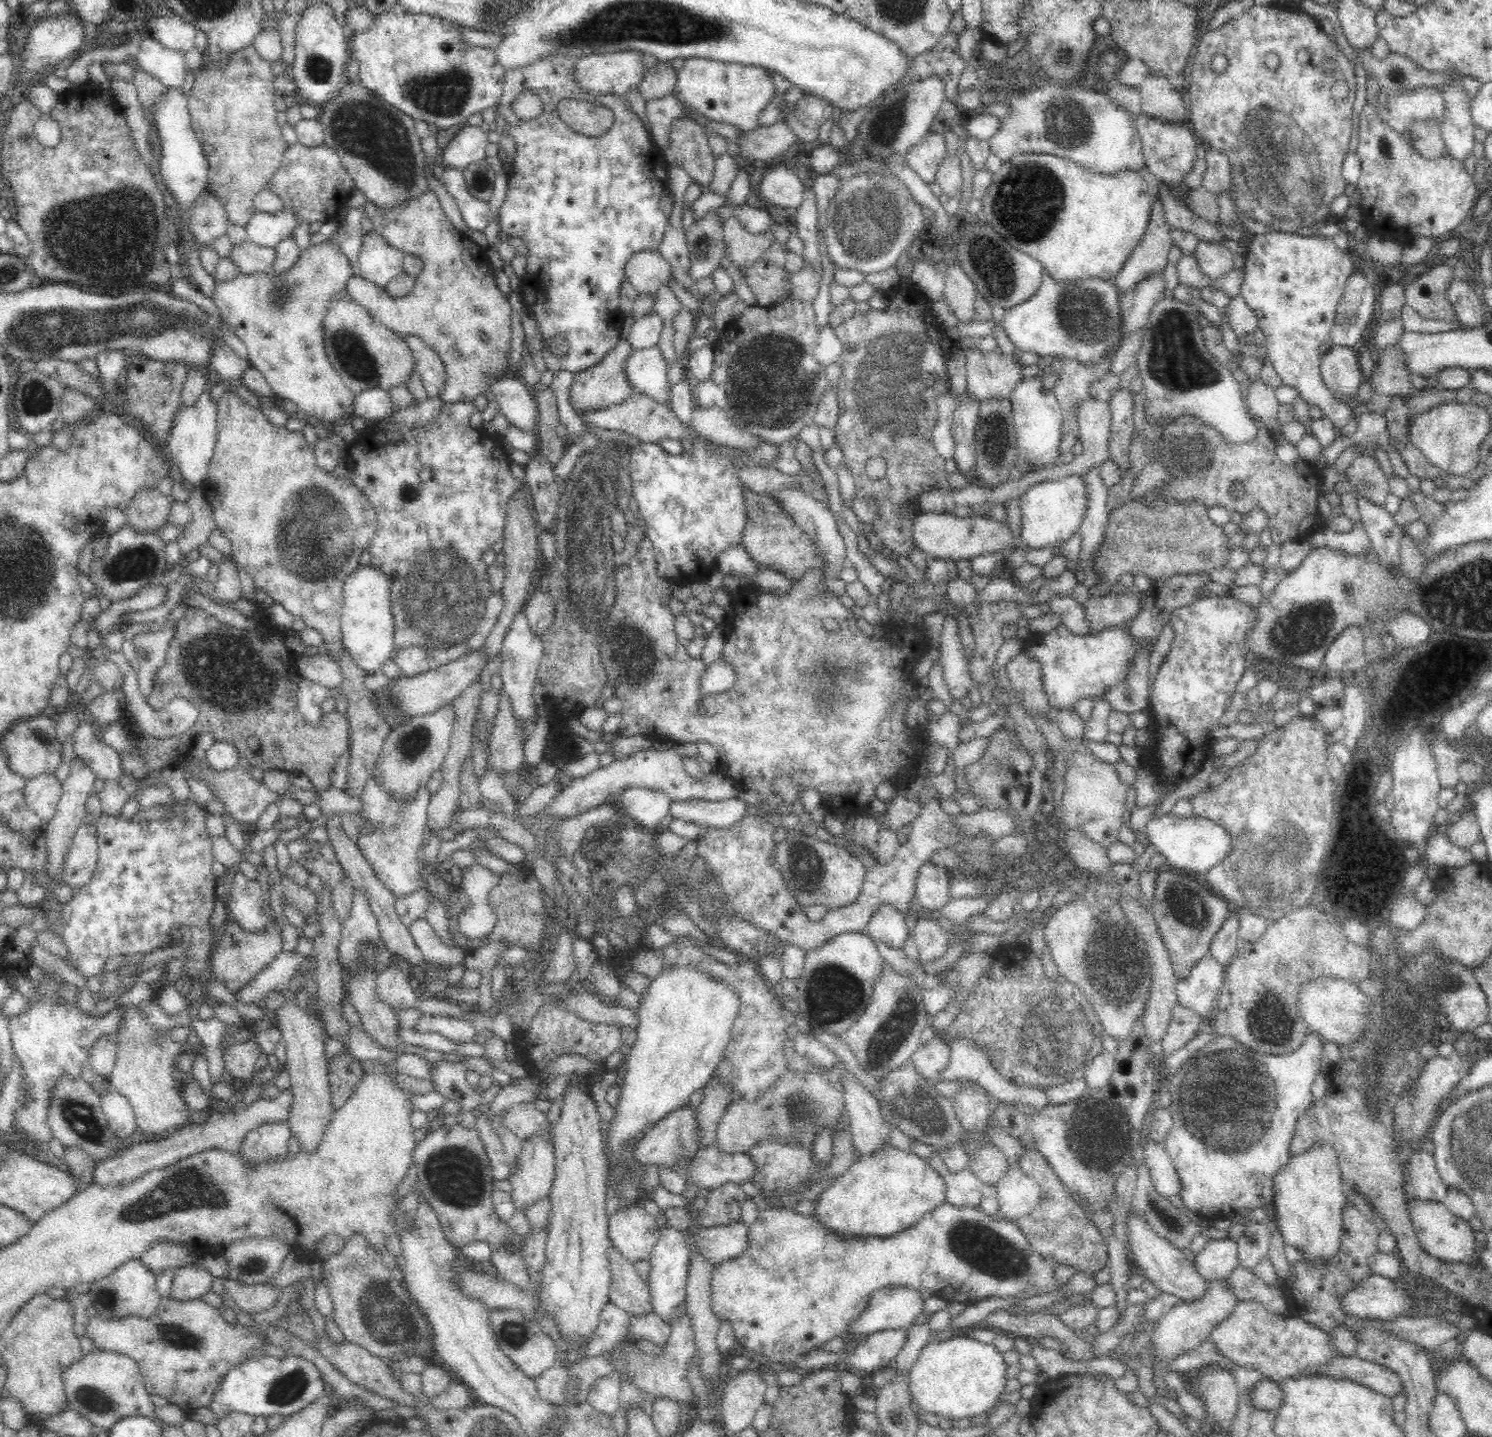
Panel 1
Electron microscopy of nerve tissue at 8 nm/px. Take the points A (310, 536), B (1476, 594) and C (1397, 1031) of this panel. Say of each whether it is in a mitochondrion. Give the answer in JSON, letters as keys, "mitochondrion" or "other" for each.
{"A":"mitochondrion","B":"mitochondrion","C":"mitochondrion"}

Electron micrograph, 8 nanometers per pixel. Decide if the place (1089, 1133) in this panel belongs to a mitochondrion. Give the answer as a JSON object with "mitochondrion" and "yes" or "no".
{"mitochondrion":"yes"}

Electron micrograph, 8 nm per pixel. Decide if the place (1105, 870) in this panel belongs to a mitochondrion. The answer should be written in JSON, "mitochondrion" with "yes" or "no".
{"mitochondrion":"no"}

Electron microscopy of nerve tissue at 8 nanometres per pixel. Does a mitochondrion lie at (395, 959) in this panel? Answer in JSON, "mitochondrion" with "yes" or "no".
{"mitochondrion":"no"}

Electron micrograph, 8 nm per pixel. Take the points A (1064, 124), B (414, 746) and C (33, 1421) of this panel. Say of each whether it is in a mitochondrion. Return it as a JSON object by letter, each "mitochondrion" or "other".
{"A":"mitochondrion","B":"mitochondrion","C":"other"}

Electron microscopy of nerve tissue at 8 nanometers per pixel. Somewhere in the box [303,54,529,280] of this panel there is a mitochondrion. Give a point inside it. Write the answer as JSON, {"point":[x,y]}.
{"point":[369,132]}

